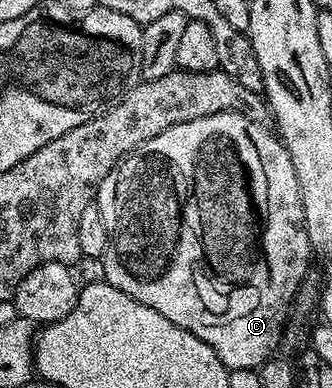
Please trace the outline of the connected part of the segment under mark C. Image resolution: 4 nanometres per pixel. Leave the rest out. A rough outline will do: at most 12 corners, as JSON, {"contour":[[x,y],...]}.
{"contour":[[241,111],[96,196],[114,286],[230,371],[312,260],[296,169]]}

